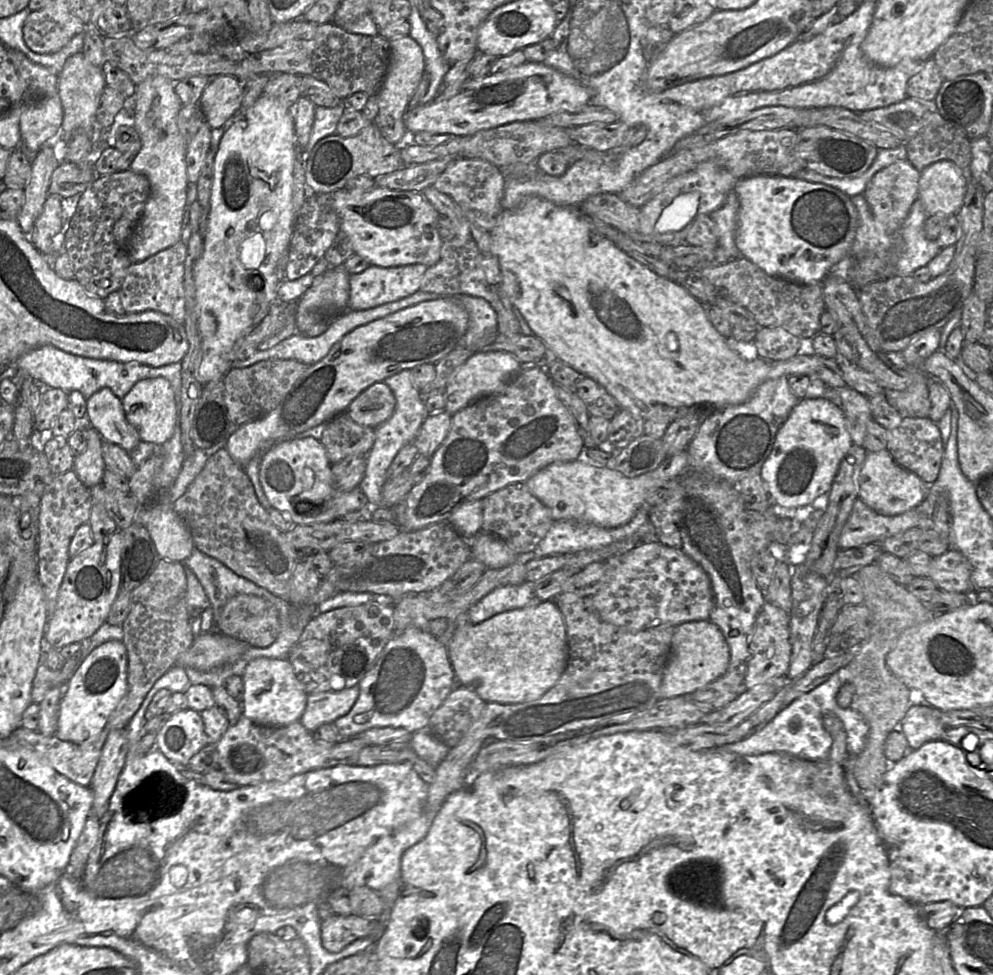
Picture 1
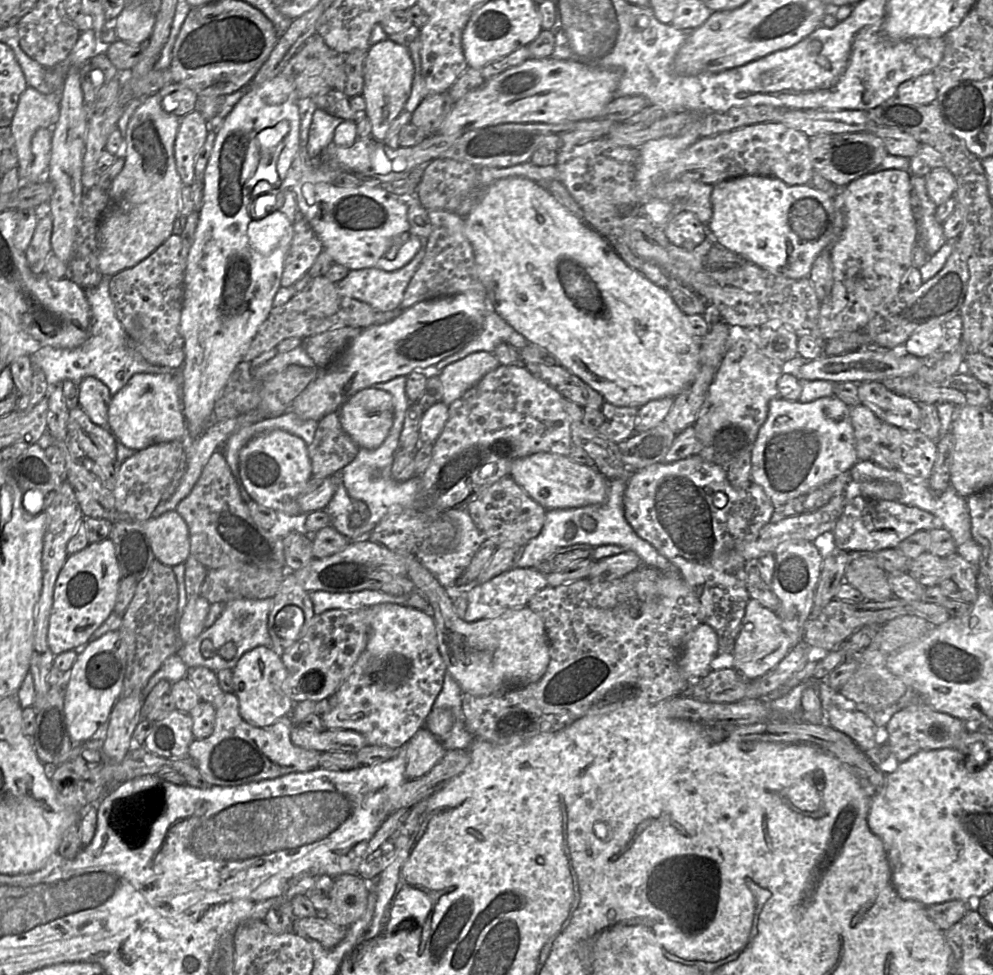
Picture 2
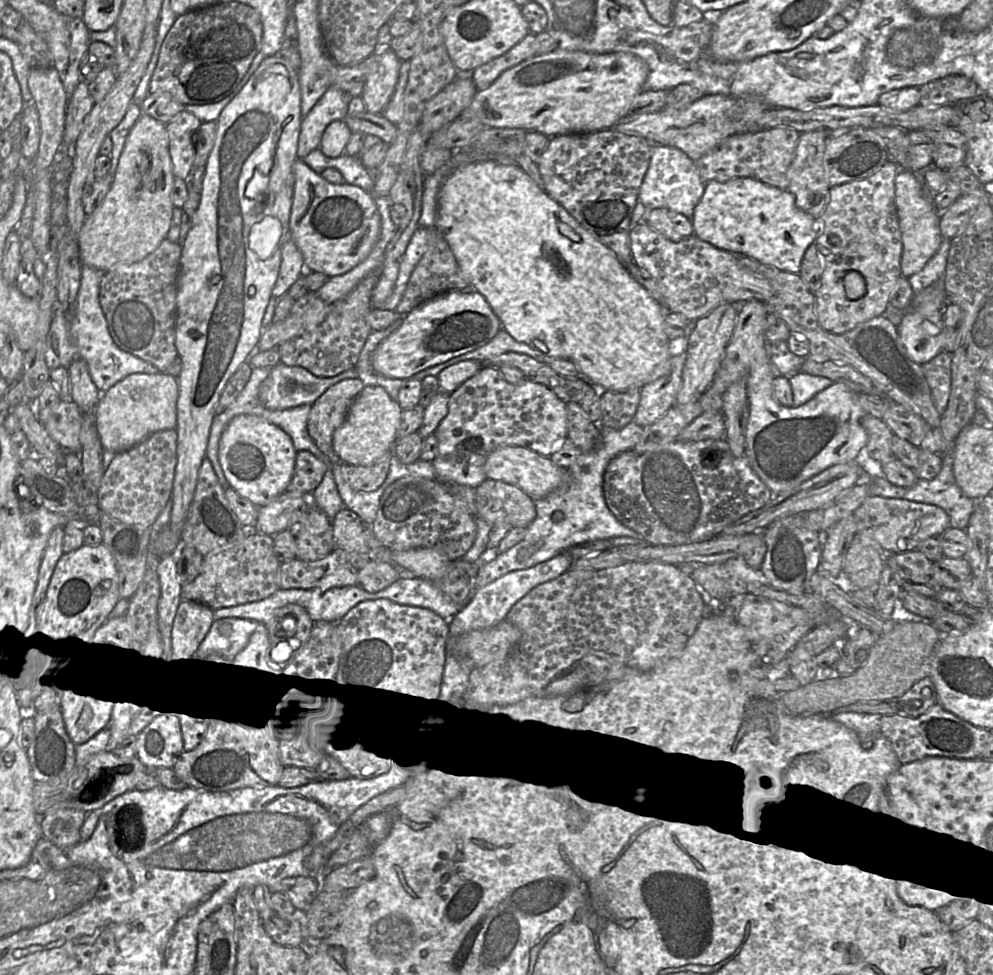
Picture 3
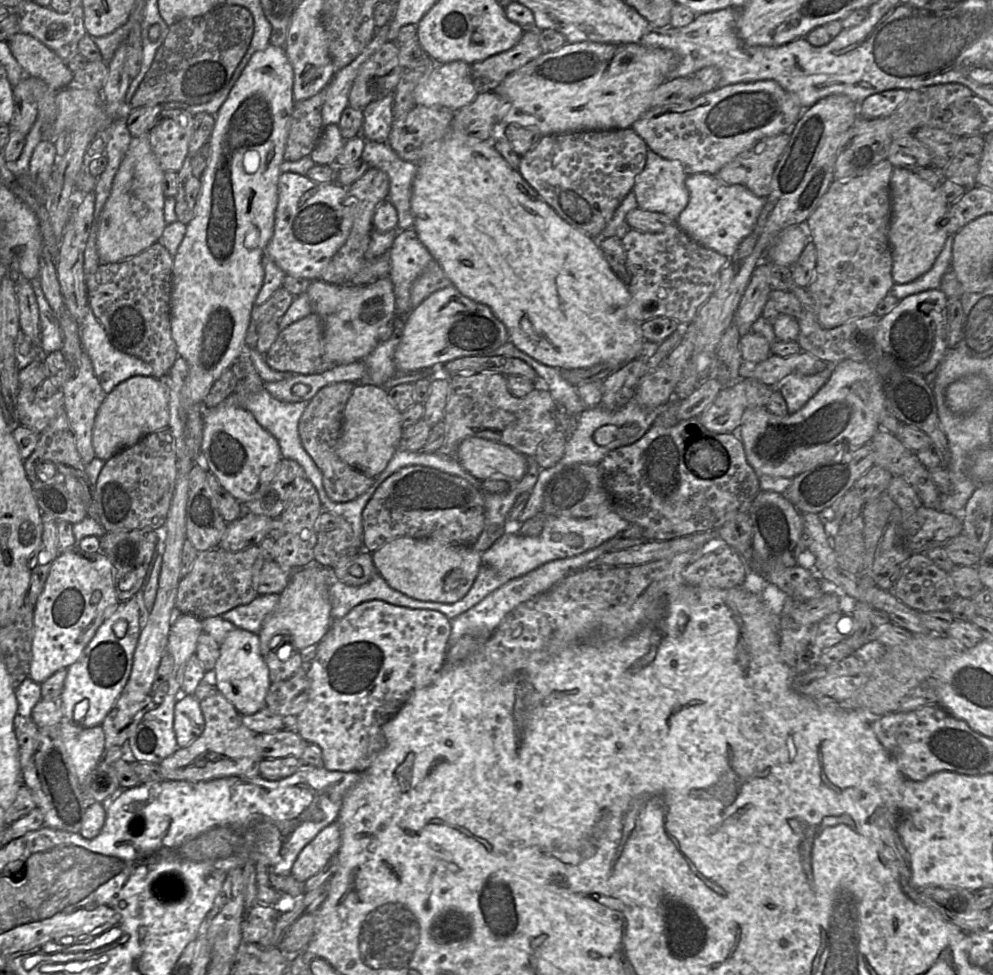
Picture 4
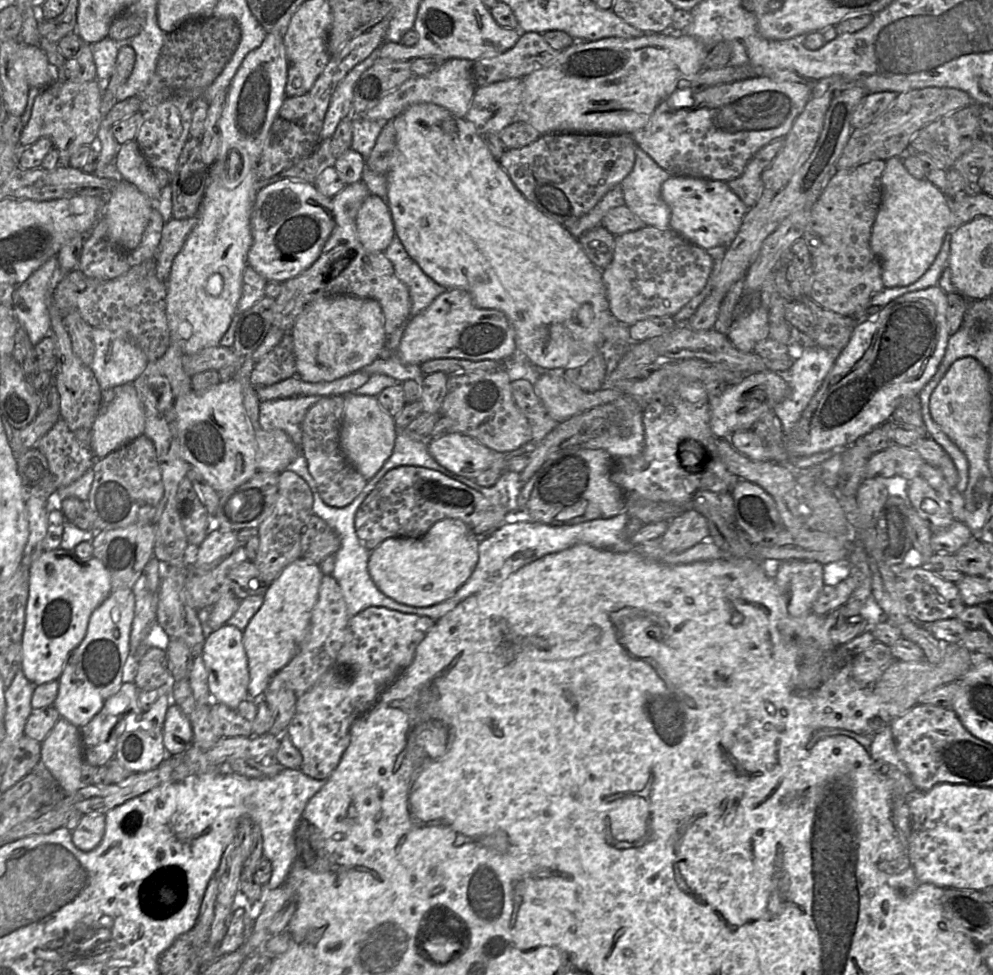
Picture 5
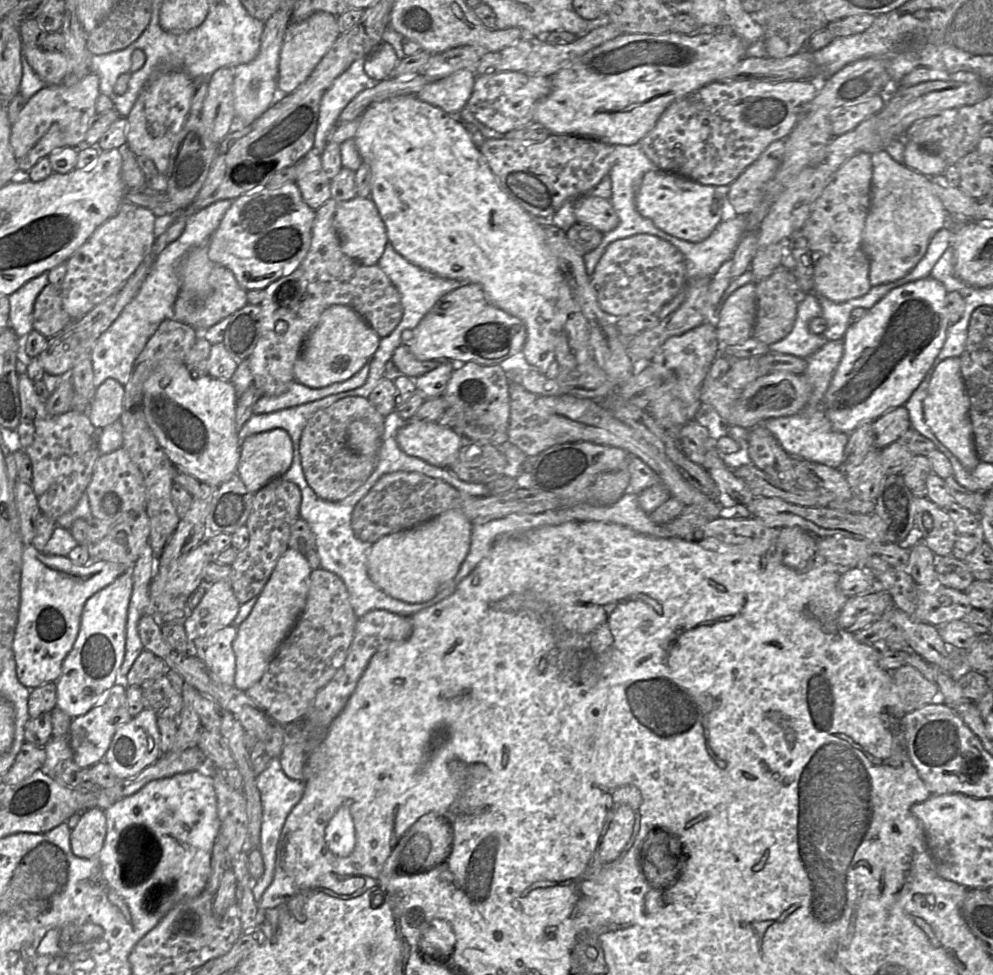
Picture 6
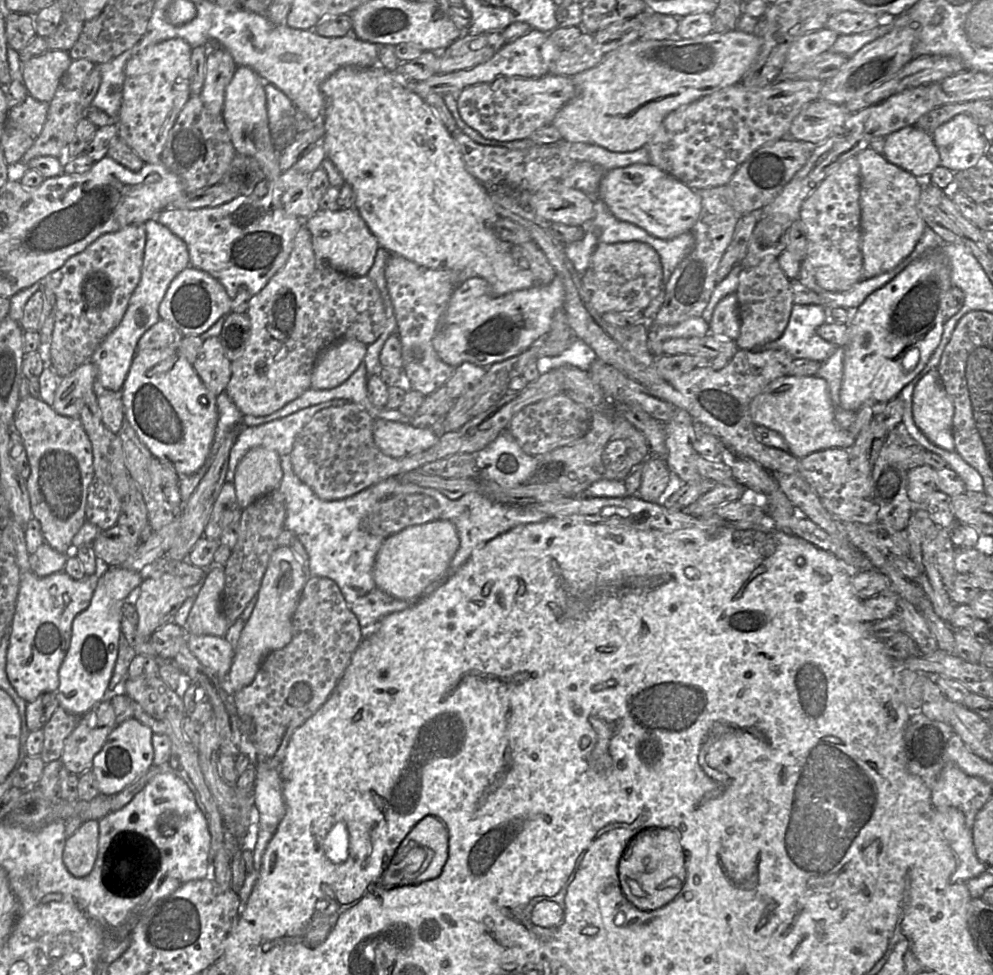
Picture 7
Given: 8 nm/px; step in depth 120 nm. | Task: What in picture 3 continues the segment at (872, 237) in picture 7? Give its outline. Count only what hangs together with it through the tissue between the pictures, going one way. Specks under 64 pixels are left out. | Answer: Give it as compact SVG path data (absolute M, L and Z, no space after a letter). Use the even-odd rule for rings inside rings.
M900 169L896 175L895 204L903 243L901 274L909 278L921 271L940 247L943 240L939 227L940 212L926 195L916 174L909 169Z

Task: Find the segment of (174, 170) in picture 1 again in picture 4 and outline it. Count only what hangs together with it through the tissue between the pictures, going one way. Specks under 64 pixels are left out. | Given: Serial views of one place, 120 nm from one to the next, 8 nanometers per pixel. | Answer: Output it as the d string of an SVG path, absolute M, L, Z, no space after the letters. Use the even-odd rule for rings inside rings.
M148 132L132 137L99 217L96 243L101 263L131 258L159 240L167 225L162 188L164 173L152 151Z

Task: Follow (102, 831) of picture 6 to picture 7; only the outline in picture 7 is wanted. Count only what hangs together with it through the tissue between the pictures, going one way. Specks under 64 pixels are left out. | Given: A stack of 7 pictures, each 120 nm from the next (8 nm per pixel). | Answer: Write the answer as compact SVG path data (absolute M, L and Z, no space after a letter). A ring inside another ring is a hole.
M88 820L66 839L63 863L76 878L86 877L93 869L99 843L99 820Z

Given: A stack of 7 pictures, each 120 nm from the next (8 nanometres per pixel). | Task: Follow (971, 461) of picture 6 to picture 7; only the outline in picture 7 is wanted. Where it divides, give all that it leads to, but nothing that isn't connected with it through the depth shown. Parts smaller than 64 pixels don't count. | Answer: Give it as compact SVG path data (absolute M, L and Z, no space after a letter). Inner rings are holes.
M933 368L915 386L912 413L915 424L930 442L945 450L955 451L954 405L937 368Z

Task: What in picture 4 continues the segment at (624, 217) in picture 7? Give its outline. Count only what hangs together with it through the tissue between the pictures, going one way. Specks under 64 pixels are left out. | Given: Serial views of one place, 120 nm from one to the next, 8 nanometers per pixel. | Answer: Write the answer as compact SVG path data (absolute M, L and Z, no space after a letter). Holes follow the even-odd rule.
M706 173L688 175L685 185L689 191L689 202L675 220L676 225L700 245L730 258L735 253L740 242L752 232L764 206L765 198L754 195L741 184L728 185L720 181L716 176Z

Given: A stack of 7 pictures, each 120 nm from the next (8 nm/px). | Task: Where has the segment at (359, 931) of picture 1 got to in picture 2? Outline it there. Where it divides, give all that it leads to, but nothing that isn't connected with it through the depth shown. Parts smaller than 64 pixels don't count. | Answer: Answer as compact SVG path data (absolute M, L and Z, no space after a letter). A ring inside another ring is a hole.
M323 914L309 918L294 918L293 932L306 939L319 941L325 948L338 945L346 935L347 927L331 923Z

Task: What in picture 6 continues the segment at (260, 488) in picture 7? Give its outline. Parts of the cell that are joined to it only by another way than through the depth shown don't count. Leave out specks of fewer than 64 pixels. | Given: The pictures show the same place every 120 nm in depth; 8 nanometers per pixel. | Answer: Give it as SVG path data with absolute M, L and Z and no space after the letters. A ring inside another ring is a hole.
M282 428L253 434L241 442L237 474L251 493L257 493L269 481L287 472L293 461L293 452L291 437Z

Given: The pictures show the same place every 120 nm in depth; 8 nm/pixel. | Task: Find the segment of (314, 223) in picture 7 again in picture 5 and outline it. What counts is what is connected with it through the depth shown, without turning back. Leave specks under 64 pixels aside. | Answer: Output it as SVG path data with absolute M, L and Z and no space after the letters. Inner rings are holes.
M369 194L356 216L356 230L363 247L369 252L385 252L395 237L387 202Z

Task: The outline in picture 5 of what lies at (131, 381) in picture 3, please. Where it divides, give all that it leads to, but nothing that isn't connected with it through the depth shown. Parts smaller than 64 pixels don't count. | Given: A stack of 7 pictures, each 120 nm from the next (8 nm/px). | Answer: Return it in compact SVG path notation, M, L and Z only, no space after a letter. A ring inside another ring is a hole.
M133 383L118 387L115 398L97 416L91 429L91 445L96 459L103 459L141 435L145 430L145 413Z

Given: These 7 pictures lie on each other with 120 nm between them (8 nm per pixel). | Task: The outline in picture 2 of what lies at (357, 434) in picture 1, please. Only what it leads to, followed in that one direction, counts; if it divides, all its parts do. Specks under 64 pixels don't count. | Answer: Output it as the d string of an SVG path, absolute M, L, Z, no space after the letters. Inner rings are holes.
M332 412L318 422L308 454L312 477L325 478L340 474L343 467L357 456L360 447L343 429L338 412Z

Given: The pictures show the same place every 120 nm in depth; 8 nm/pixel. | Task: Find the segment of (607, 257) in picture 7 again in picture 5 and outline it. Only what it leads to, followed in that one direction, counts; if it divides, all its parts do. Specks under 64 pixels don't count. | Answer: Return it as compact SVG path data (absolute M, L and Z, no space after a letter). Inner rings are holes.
M645 226L615 237L613 259L602 270L610 313L632 325L653 317L672 317L706 286L714 259L705 249L687 241L671 228Z

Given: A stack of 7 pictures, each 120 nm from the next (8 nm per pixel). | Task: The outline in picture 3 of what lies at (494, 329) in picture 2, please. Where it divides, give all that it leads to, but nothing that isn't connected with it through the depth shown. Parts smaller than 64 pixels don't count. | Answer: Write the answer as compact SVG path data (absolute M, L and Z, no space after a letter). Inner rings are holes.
M500 329L494 338L486 345L460 356L450 359L450 366L461 361L478 360L482 363L488 362L494 356L515 352L528 355L538 362L547 363L545 354L529 345L516 341L505 329Z

